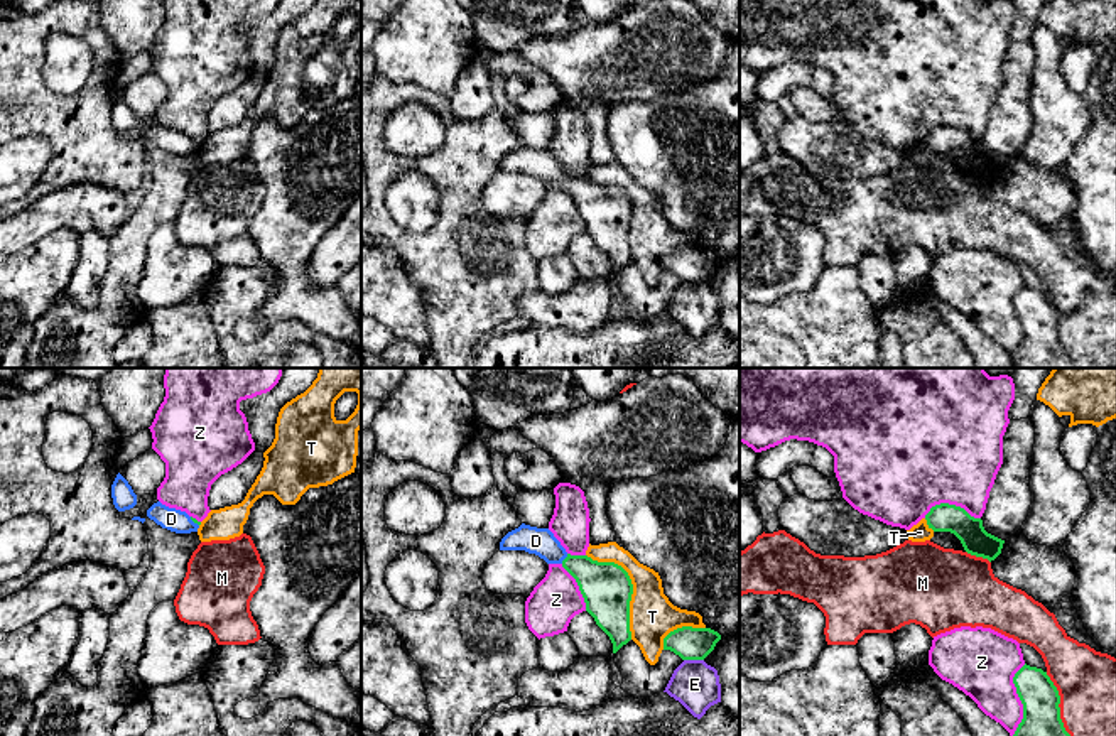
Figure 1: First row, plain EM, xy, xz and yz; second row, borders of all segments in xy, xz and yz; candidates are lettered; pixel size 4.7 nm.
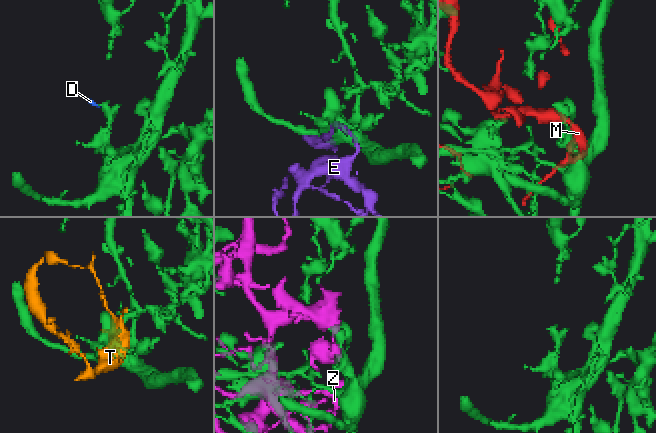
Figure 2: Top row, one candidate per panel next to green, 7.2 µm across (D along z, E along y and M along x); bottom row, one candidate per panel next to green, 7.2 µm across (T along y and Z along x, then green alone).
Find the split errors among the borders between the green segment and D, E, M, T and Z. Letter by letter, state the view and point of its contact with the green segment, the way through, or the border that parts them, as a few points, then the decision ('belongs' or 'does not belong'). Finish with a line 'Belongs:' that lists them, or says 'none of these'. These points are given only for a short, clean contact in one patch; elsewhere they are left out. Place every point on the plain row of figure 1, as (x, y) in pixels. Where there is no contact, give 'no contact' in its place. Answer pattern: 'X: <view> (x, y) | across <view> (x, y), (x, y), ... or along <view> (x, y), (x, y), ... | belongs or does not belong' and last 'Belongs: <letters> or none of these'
D: xz (564, 181) | across xz (606, 210), (586, 193), (564, 181), (536, 162) | belongs
E: xz (694, 281) | does not belong
M: yz (1059, 331) | does not belong
T: xz (632, 208) | does not belong
Z: yz (1020, 321) | does not belong
Belongs: D

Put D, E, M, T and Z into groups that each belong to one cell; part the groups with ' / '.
D / E / M / T / Z

